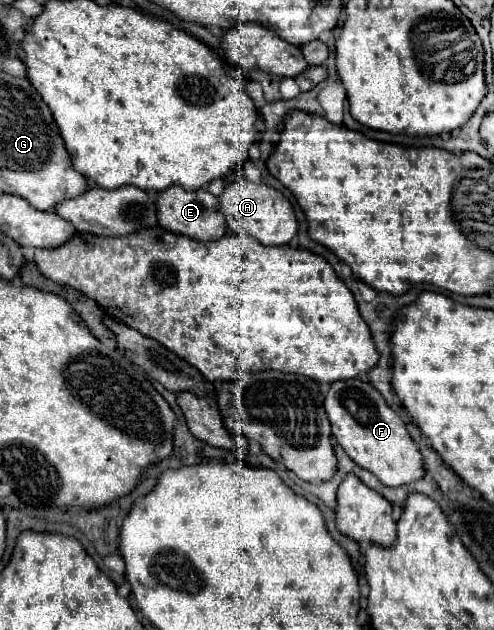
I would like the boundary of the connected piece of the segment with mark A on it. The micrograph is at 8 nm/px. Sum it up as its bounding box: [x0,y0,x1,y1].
[219,179,297,245]

